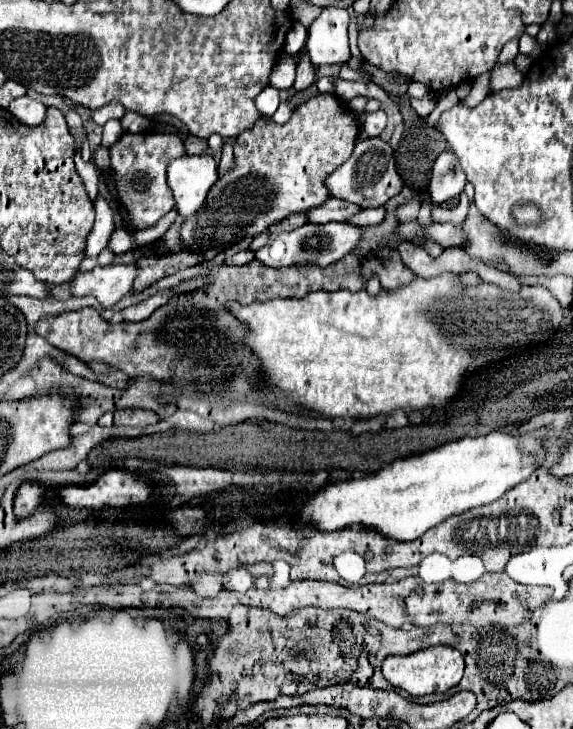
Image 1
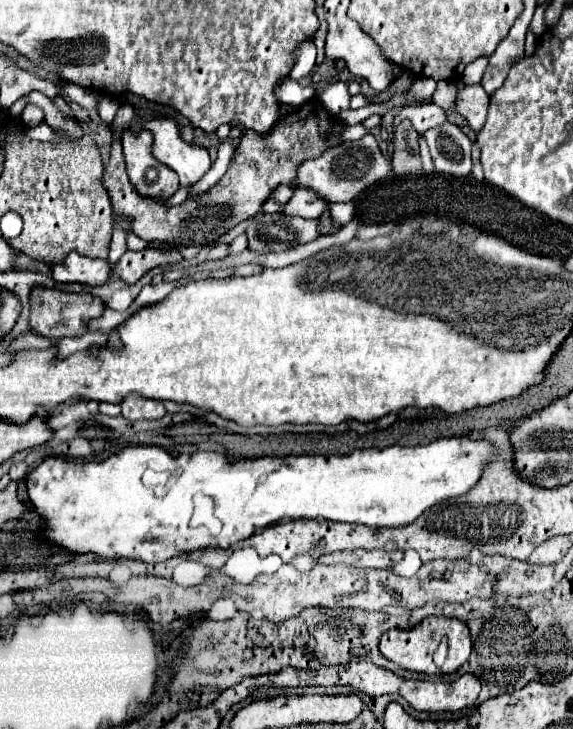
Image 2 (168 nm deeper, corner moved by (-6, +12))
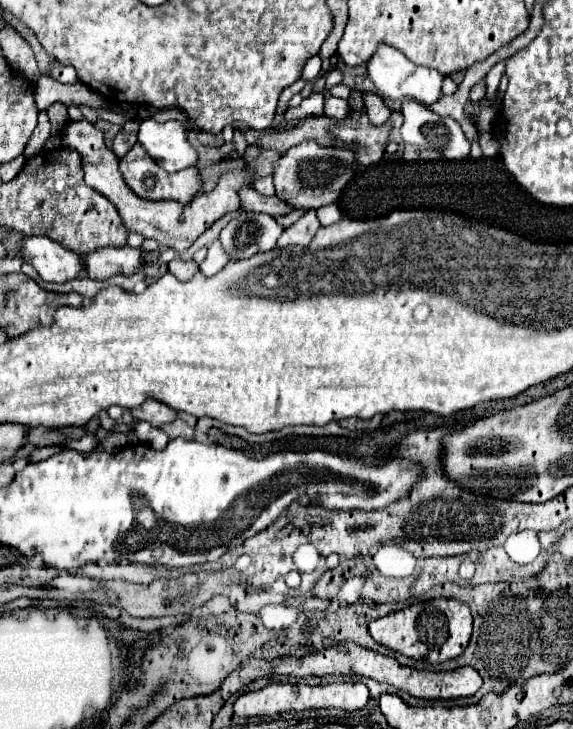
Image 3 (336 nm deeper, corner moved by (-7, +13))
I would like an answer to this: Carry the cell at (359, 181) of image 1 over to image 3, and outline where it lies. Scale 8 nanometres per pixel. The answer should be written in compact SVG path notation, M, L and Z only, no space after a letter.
M302 141L300 145L290 147L274 165L274 189L276 195L288 205L292 207L292 211L296 209L320 209L322 205L328 203L336 203L340 191L344 189L344 185L352 179L354 171L358 169L358 163L354 161L354 153L350 149L342 149L342 147L320 147L316 141Z

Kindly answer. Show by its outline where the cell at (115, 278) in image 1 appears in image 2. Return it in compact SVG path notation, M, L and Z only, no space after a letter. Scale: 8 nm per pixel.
M71 252L65 262L53 264L53 280L57 282L79 282L87 286L101 286L113 274L113 264L103 258L87 258L83 254Z

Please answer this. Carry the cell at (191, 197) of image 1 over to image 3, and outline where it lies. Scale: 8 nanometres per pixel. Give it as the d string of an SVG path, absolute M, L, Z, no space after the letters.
M146 119L140 123L138 141L166 171L180 171L196 165L196 151L188 143L180 121L158 123L156 119Z

